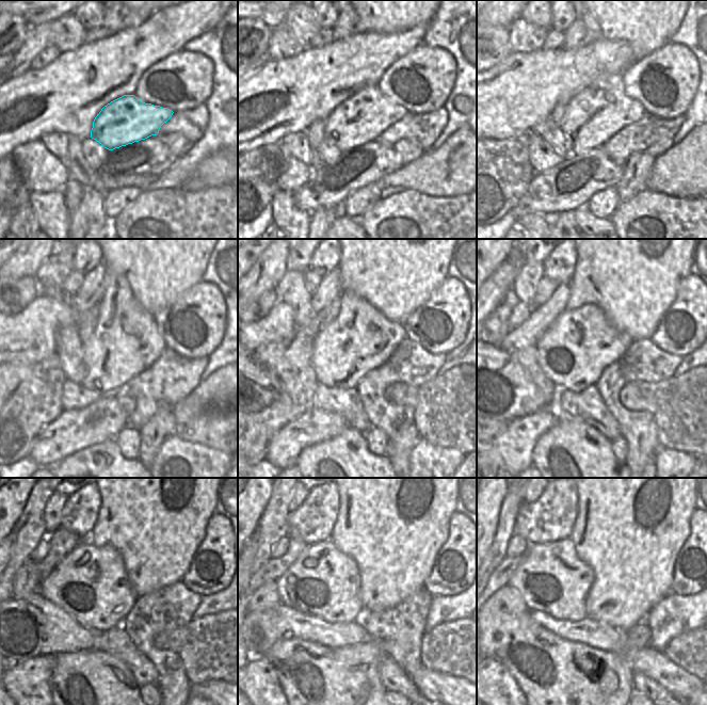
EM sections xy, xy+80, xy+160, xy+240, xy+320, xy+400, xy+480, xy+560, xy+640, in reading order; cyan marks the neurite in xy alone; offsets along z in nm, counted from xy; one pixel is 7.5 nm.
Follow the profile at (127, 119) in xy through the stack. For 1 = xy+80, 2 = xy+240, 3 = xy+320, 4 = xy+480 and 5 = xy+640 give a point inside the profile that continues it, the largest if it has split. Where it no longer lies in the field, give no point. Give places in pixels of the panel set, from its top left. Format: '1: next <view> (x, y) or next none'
1: next xy+80 (363, 117)
2: next xy+240 (124, 343)
3: next xy+320 (359, 339)
4: next xy+480 (91, 583)
5: next xy+640 (552, 578)

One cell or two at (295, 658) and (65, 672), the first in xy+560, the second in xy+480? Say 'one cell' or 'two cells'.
one cell

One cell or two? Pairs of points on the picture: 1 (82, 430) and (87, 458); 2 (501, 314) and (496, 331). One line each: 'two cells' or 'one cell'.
1: two cells
2: one cell

